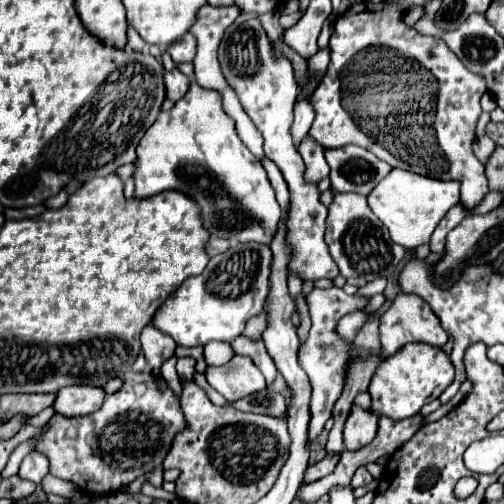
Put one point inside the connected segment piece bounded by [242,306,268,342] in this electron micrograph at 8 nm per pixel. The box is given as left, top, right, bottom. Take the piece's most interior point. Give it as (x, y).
(255, 327)

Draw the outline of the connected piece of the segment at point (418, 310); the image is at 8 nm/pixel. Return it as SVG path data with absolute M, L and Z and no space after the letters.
M398 294L392 302L392 306L380 317L379 324L380 342L386 356L396 354L404 344L408 342L424 342L436 348L442 348L448 342L448 334L442 328L438 316L432 312L432 308L416 294Z

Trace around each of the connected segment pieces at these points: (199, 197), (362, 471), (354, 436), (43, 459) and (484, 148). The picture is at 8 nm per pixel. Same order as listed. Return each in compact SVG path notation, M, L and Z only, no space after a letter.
M194 82L188 94L182 100L178 100L172 110L160 112L158 120L150 126L150 130L146 130L146 136L142 136L138 144L134 180L138 198L146 198L162 190L180 190L192 200L196 200L202 208L204 224L206 230L212 232L212 238L236 238L242 244L258 242L270 246L282 220L282 212L274 198L274 190L270 186L264 166L260 160L254 160L254 156L250 156L246 148L242 148L242 142L234 132L234 120L230 120L230 116L222 112L222 100L218 92L200 88Z
M360 466L360 468L356 470L356 474L354 474L354 478L352 478L350 488L358 488L358 486L364 486L364 484L370 484L370 482L372 482L370 472L366 470L366 466Z
M354 406L346 424L344 424L344 446L346 446L346 450L354 452L354 450L368 446L376 436L376 428L378 428L378 418L372 416L370 410Z
M40 452L28 454L28 456L24 458L20 470L18 470L18 474L20 474L22 478L32 480L34 484L40 484L42 478L44 478L48 472L50 472L50 460L48 460L48 456L42 456Z
M482 136L482 138L478 138L474 142L474 154L476 154L478 160L482 160L482 164L488 162L488 158L490 158L492 152L494 152L494 142L488 136Z

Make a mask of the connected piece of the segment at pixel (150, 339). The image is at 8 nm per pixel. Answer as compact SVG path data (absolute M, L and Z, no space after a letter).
M142 330L142 352L146 356L150 374L160 380L160 368L168 358L174 356L176 344L170 340L170 336L158 330Z

